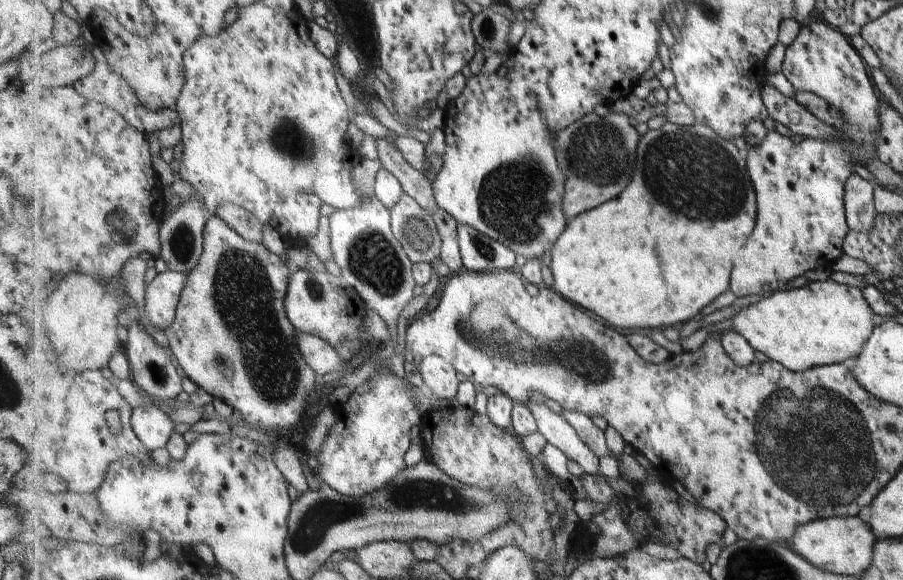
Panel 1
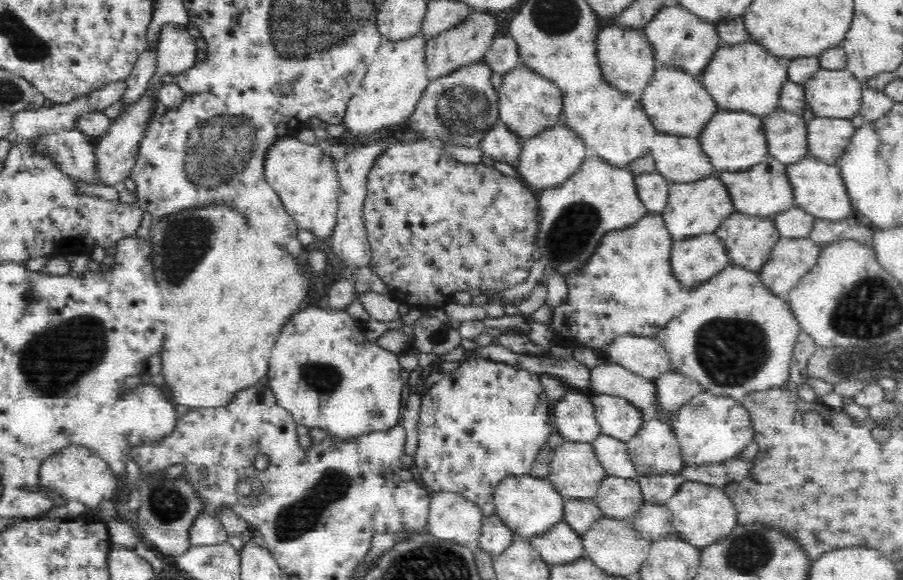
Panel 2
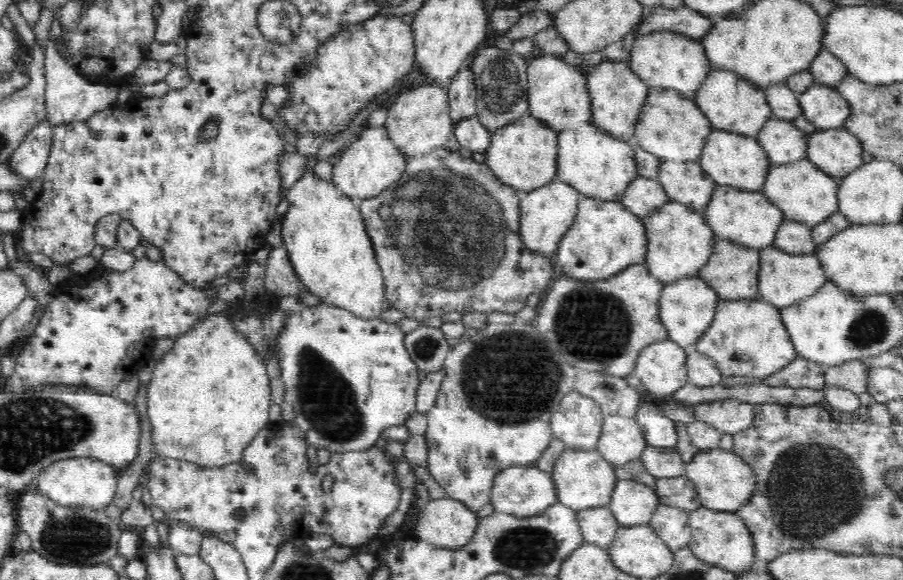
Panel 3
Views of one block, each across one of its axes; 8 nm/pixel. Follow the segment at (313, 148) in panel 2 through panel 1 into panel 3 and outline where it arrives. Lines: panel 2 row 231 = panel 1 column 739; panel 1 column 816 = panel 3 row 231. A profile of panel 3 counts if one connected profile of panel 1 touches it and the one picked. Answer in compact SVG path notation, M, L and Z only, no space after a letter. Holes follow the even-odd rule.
M306 170L302 178L284 192L284 198L291 206L281 220L283 246L308 292L318 296L322 303L340 306L360 318L380 318L384 311L384 285L374 246L365 230L364 217L357 202L341 192L332 181L319 178L312 170Z

